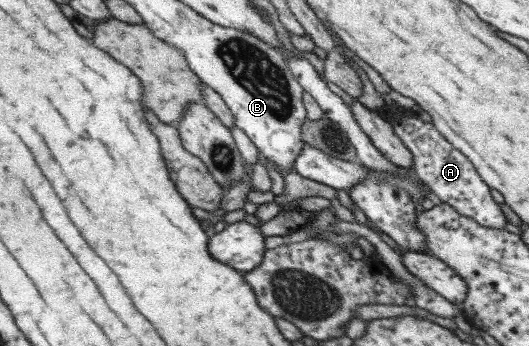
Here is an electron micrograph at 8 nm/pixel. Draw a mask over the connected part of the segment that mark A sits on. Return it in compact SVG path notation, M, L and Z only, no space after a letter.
M396 110L388 118L388 123L404 145L412 154L412 168L416 178L428 186L428 191L435 194L440 202L452 206L458 214L471 218L480 226L486 228L502 229L507 220L499 209L499 206L490 197L482 179L478 176L474 166L461 152L450 145L438 130L429 122L424 122L419 118L403 115Z

